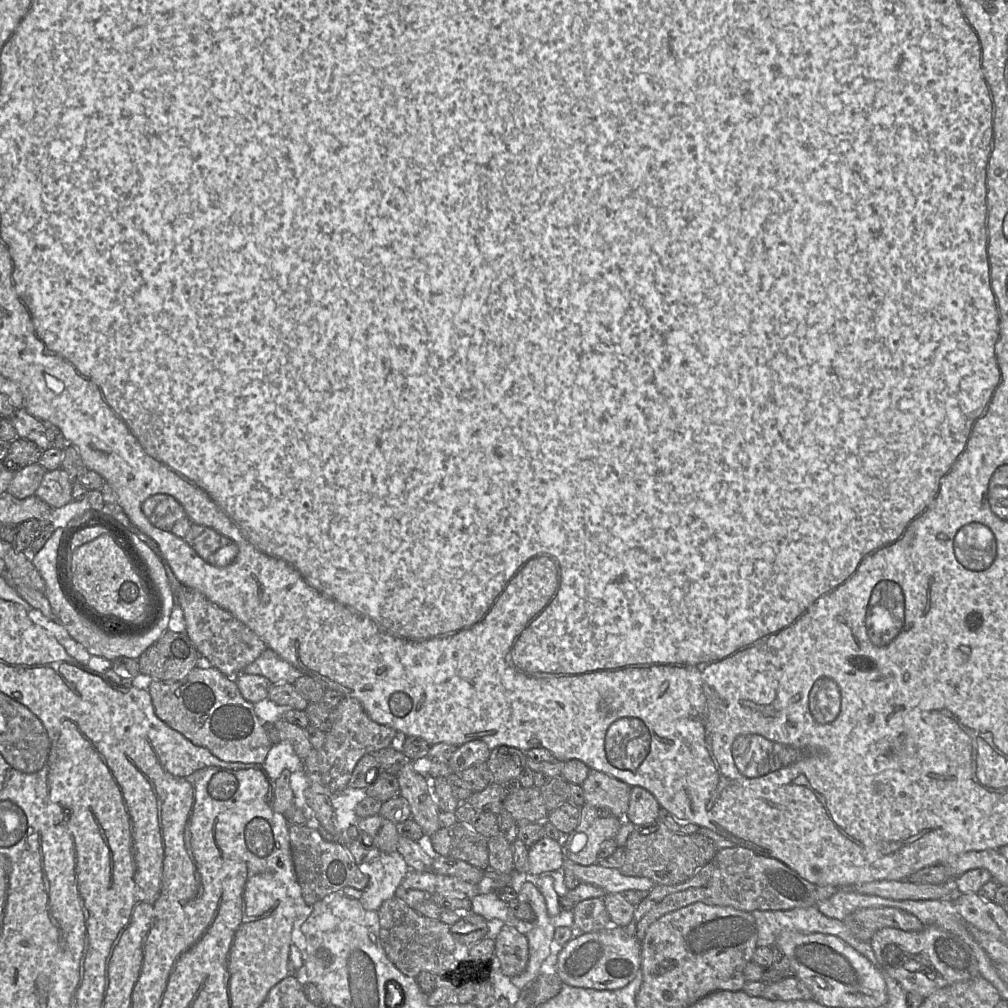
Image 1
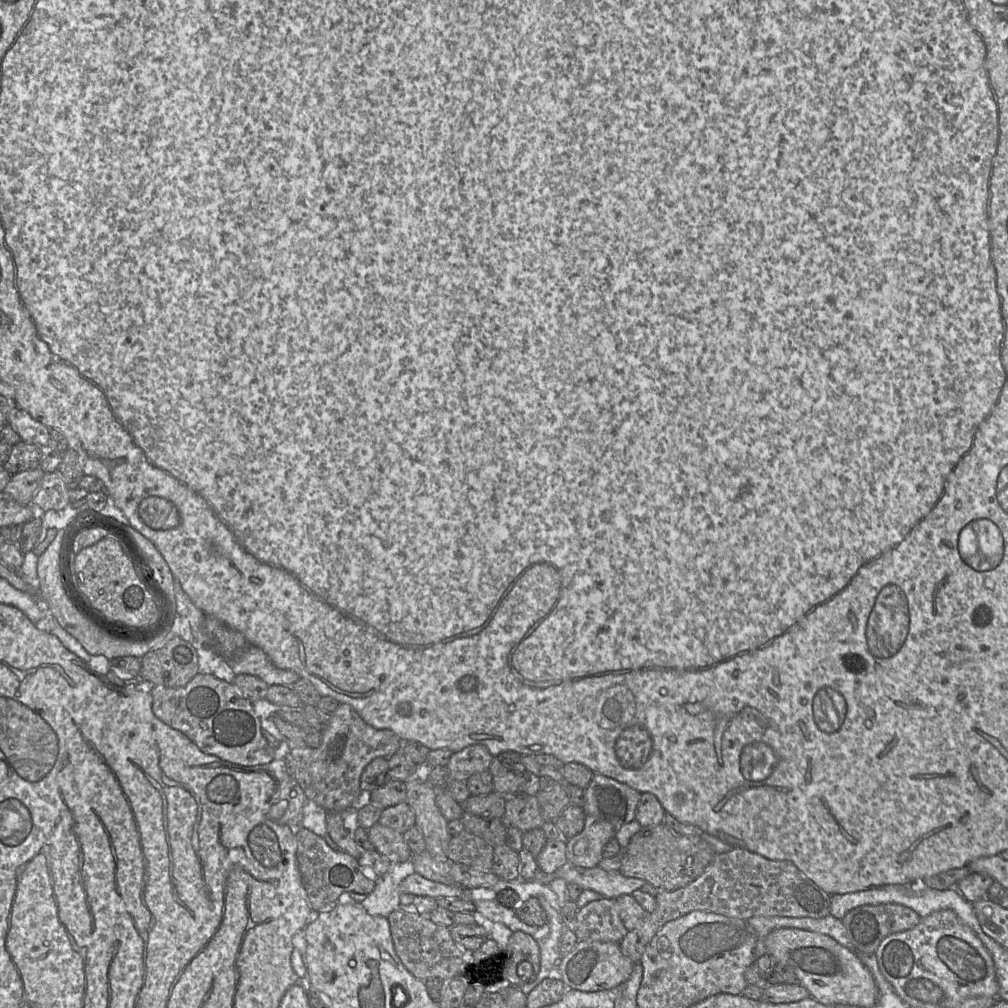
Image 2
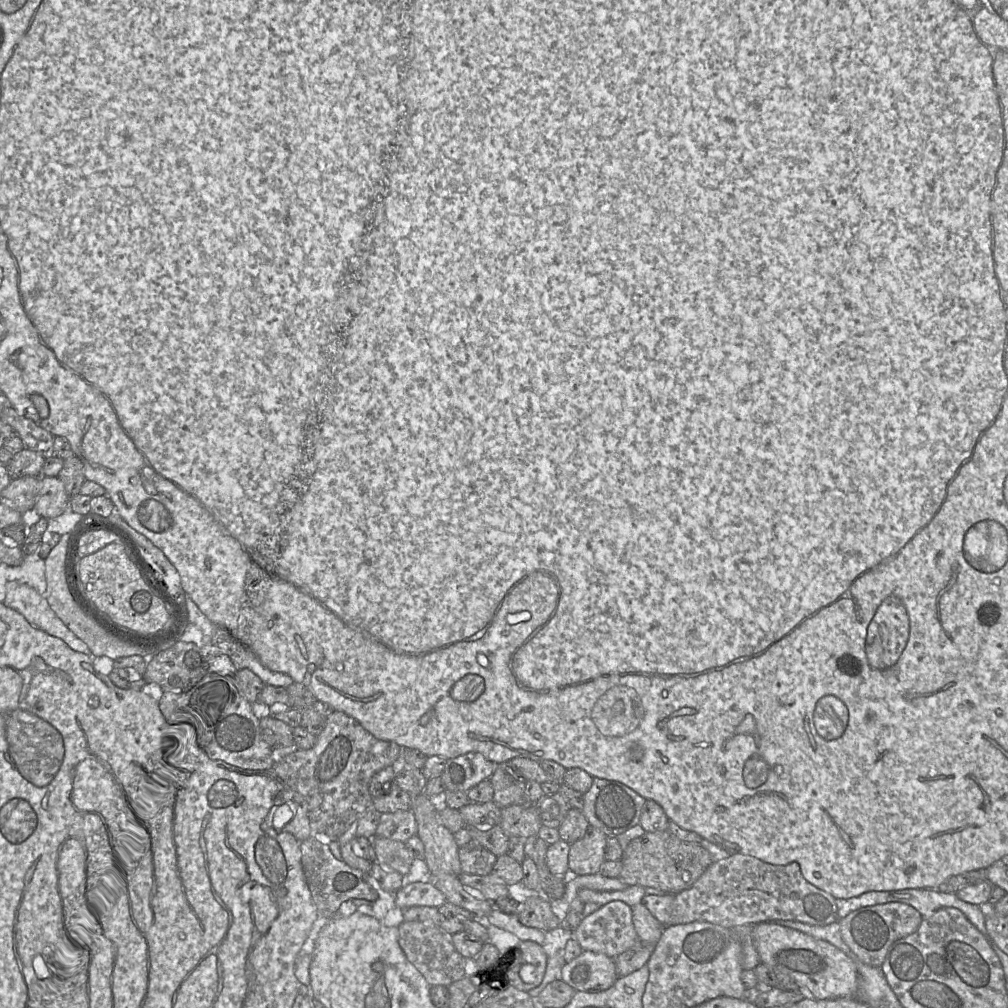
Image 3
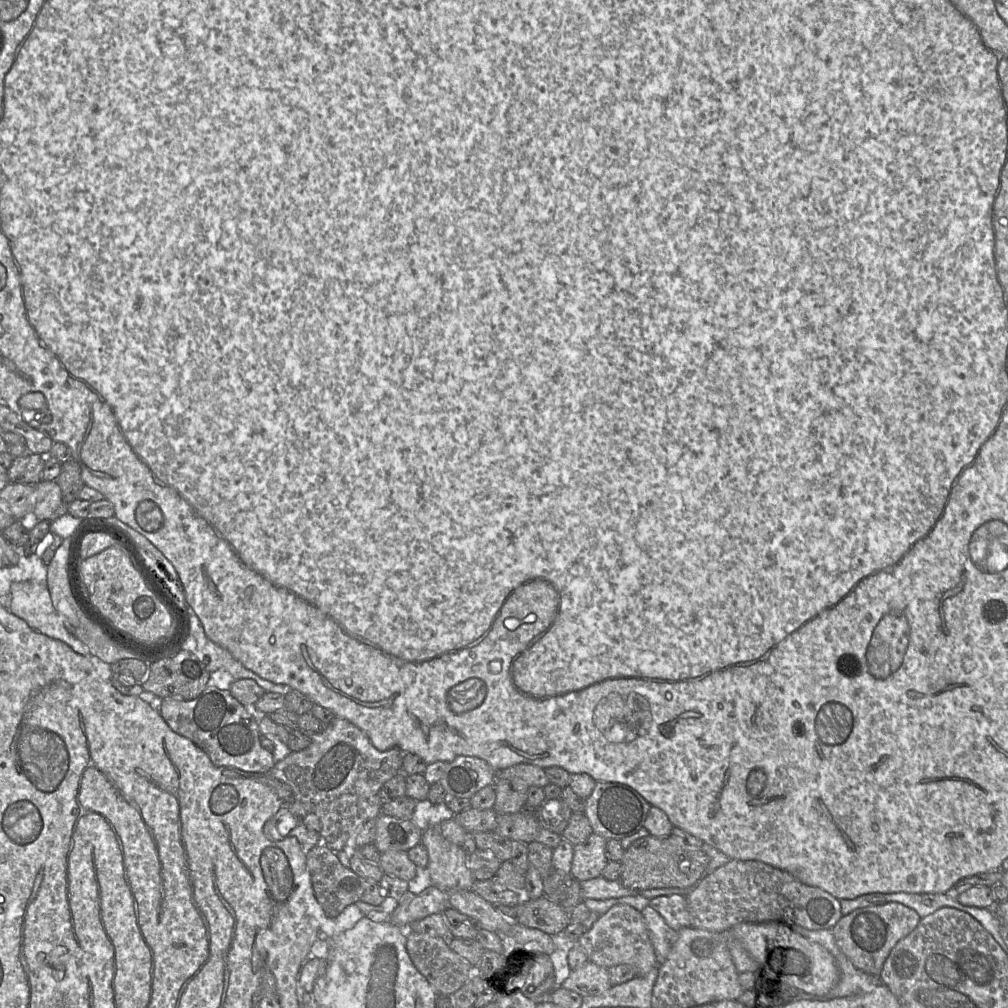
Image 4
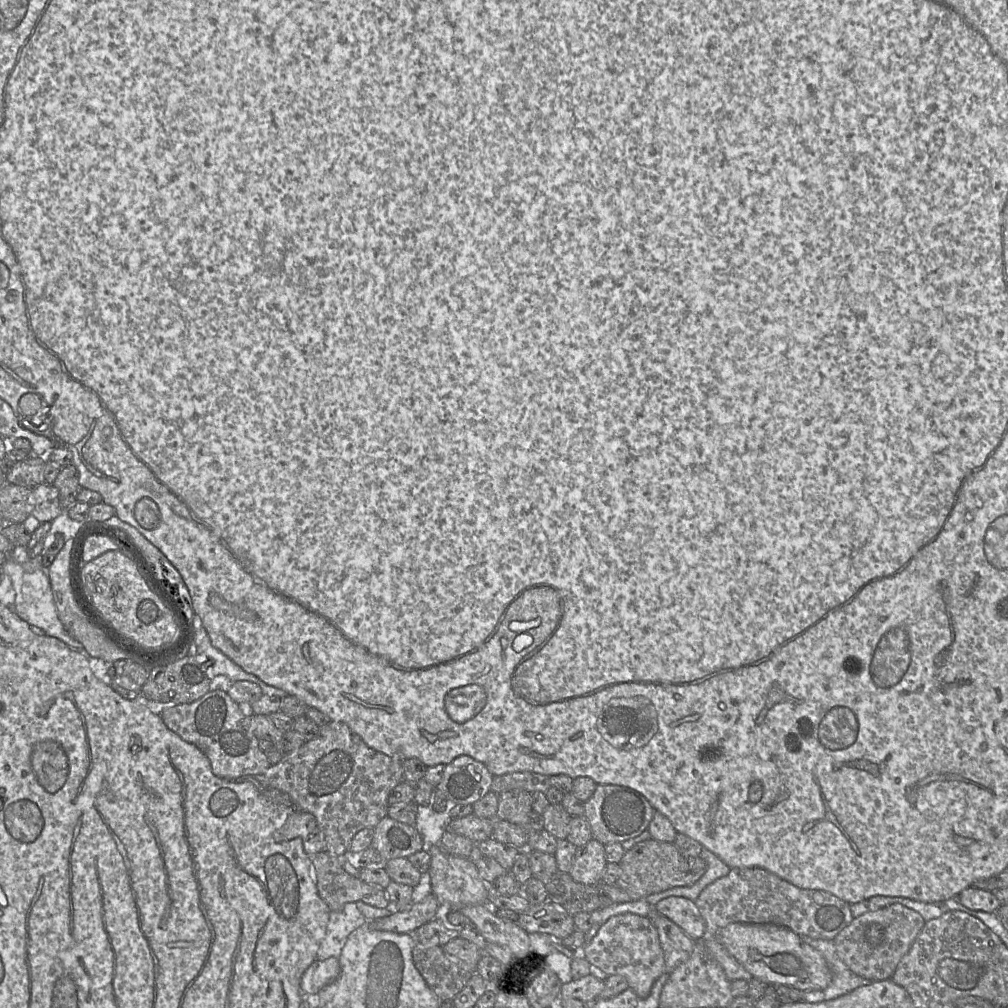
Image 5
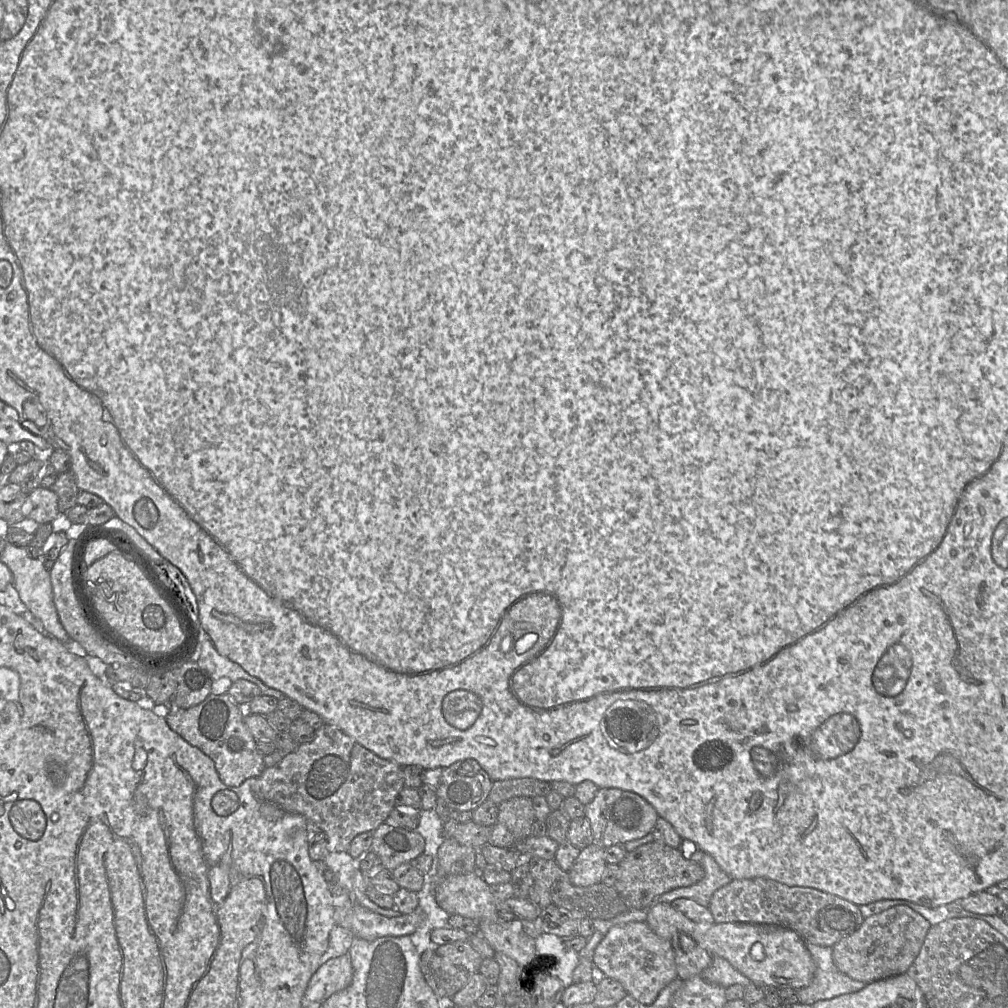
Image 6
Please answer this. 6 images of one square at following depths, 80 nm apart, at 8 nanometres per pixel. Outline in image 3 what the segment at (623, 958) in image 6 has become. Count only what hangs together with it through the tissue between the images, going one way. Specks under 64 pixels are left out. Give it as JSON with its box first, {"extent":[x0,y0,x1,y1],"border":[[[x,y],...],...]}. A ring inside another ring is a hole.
{"extent":[573,901,641,959],"border":[[[611,901],[585,917],[573,937],[583,951],[605,954],[613,959],[641,944],[633,925],[631,907],[622,901]]]}

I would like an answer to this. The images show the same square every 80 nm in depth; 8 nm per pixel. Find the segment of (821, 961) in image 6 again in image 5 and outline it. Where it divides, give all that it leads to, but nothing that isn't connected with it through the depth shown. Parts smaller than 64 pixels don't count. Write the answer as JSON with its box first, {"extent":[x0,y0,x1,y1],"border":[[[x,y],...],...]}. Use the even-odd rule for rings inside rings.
{"extent":[800,936,870,1003],"border":[[[808,936],[800,937],[804,942],[823,955],[832,973],[832,980],[825,989],[804,991],[801,1001],[817,1003],[832,1000],[844,994],[848,994],[856,988],[864,986],[870,982],[852,972],[842,962],[838,957],[836,948],[831,940],[814,939]]]}

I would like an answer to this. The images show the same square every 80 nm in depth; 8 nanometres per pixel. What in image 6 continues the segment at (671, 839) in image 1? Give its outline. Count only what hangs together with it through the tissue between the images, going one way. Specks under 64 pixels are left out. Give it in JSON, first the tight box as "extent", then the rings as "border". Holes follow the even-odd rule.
{"extent":[616,841,704,909],"border":[[[652,841],[628,852],[620,862],[616,890],[633,909],[648,909],[661,894],[678,887],[691,886],[704,876],[699,862],[686,859],[679,848]]]}

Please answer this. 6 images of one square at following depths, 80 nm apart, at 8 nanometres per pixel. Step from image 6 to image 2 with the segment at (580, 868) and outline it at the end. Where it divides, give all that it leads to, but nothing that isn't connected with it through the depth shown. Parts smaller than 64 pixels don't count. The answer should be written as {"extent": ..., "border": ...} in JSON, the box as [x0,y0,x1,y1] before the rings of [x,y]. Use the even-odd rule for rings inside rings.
{"extent":[566,815,617,868],"border":[[[586,815],[583,830],[566,840],[568,864],[594,868],[602,858],[604,845],[615,836],[617,829],[608,821]]]}

